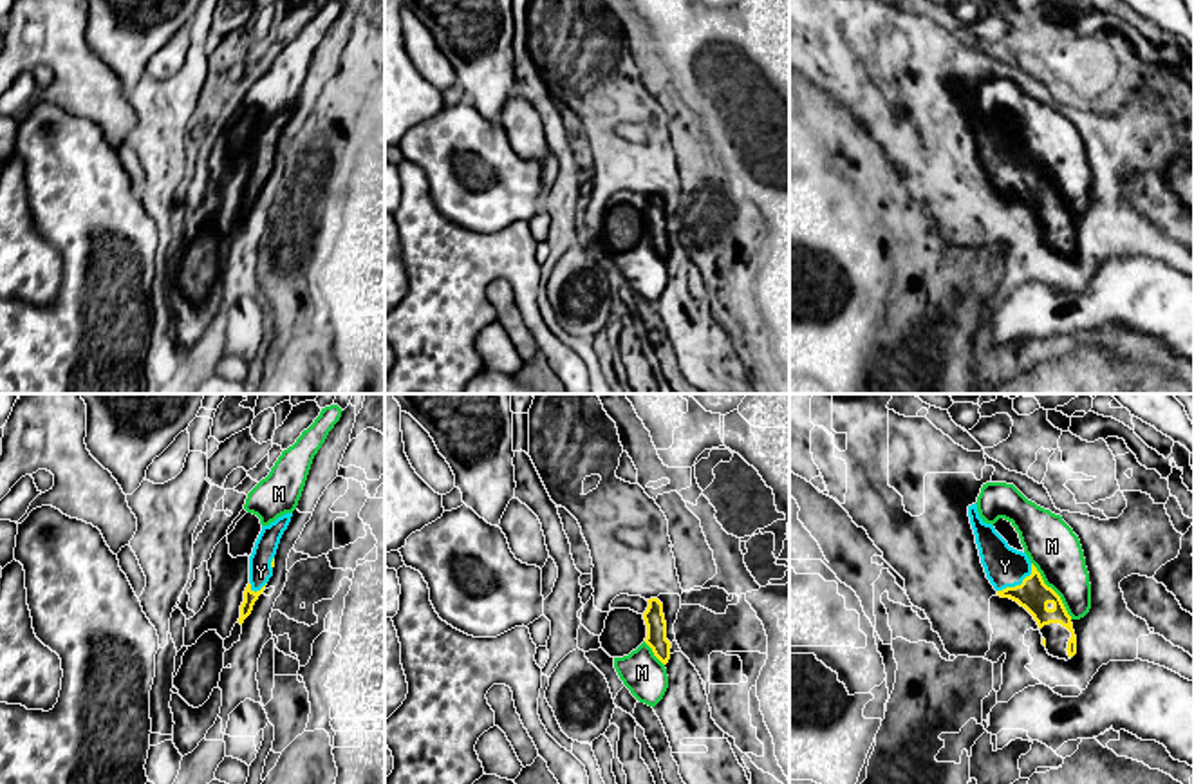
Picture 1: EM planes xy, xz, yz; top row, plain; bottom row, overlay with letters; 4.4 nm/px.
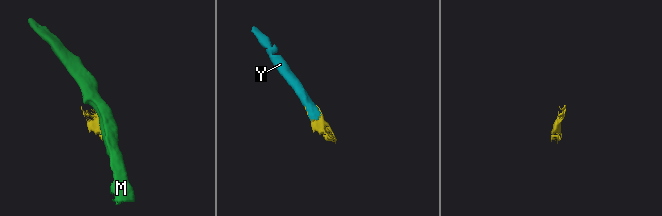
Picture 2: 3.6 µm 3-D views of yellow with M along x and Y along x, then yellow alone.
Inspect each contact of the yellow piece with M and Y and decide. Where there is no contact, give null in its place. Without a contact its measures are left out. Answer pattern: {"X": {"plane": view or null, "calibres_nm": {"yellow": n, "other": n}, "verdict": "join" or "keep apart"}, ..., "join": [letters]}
{"M": {"plane": "yz", "calibres_nm": {"yellow": 150, "other": 240}, "verdict": "keep apart"}, "Y": {"plane": "yz", "calibres_nm": {"yellow": 150, "other": 180}, "verdict": "join"}, "join": ["Y"]}

